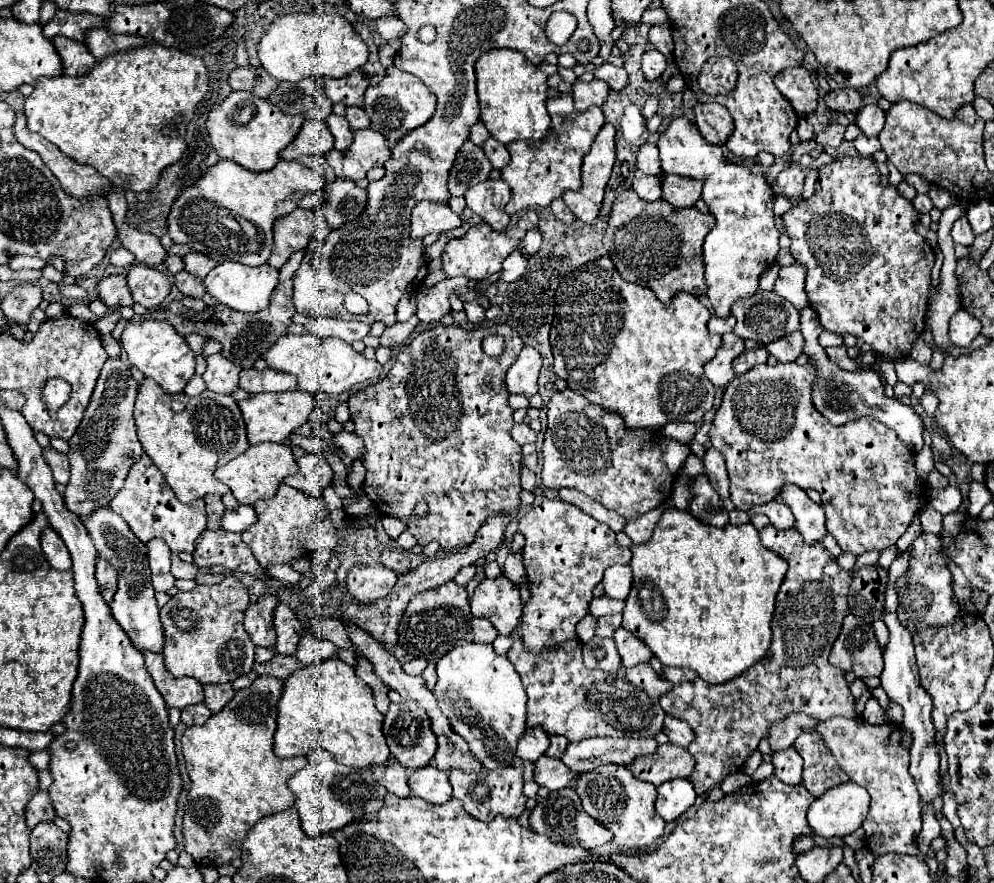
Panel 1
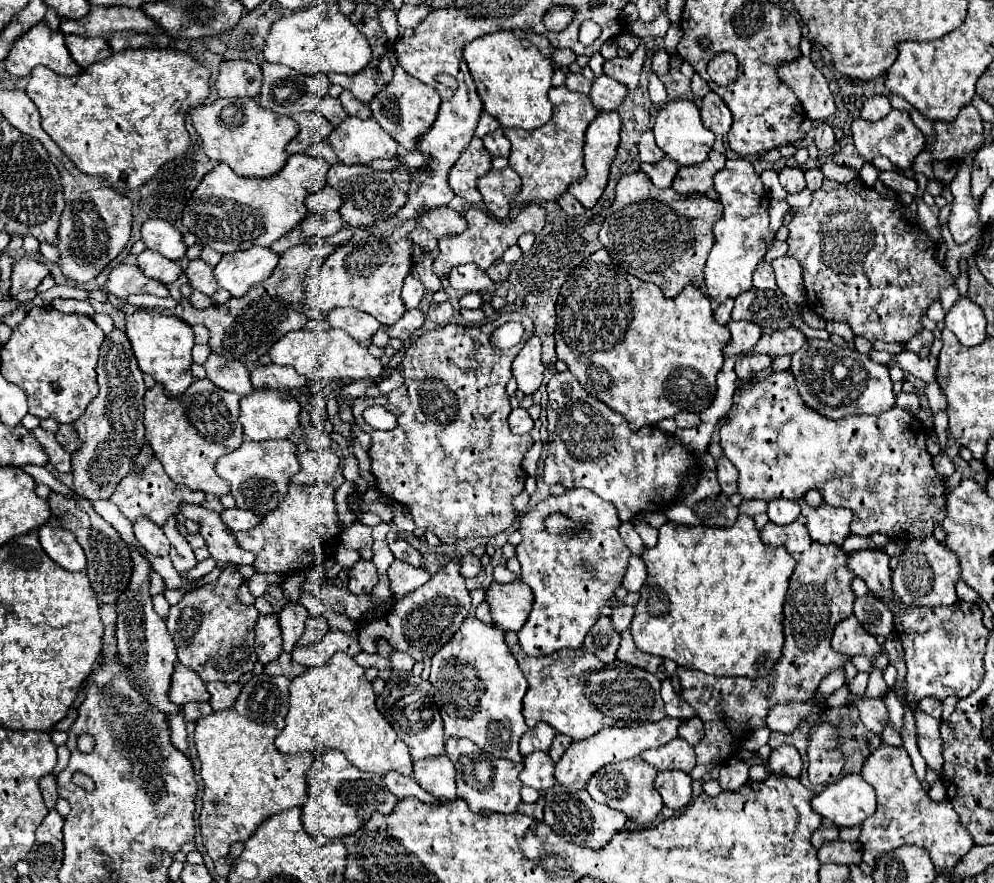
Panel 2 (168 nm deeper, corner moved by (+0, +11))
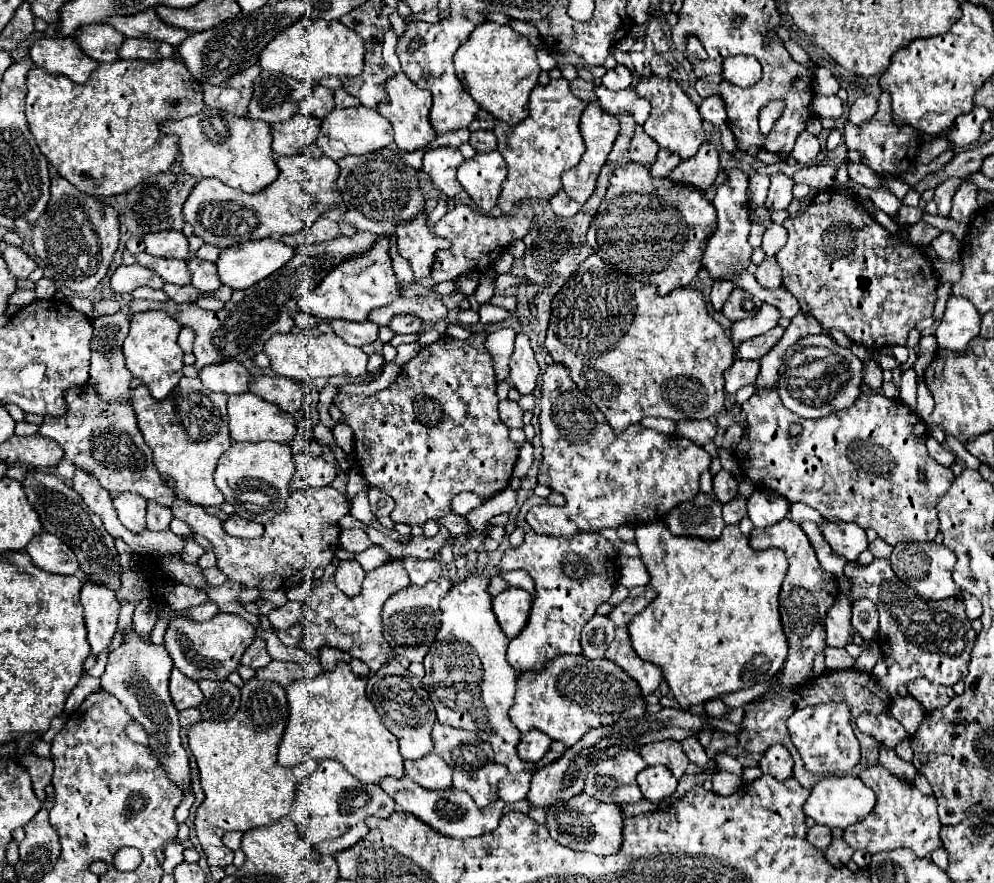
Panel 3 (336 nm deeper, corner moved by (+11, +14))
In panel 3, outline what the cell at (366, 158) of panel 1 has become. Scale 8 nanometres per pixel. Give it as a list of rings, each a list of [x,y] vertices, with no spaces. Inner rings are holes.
[[[357,106],[357,108],[335,108],[329,116],[321,120],[321,132],[317,136],[317,146],[325,156],[333,160],[341,160],[347,154],[369,154],[375,150],[383,150],[393,142],[393,128],[377,110]]]

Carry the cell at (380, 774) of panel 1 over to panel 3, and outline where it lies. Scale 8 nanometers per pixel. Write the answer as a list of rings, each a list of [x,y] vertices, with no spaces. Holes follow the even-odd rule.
[[[407,776],[383,778],[379,786],[395,800],[397,810],[415,814],[423,822],[431,824],[437,832],[441,832],[445,836],[451,836],[451,838],[471,838],[471,836],[481,836],[485,832],[495,830],[497,824],[499,824],[499,818],[503,816],[503,808],[505,808],[505,802],[497,800],[497,802],[493,802],[493,806],[487,806],[485,810],[479,810],[475,806],[475,802],[469,798],[469,794],[457,792],[453,788],[425,790],[419,784],[415,784],[413,780],[409,780]]]

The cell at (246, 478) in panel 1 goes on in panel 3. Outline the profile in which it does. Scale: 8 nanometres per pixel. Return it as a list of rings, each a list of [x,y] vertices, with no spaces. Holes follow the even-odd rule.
[[[233,442],[225,450],[215,468],[215,484],[223,490],[225,500],[235,506],[235,512],[251,522],[267,524],[277,512],[285,508],[285,500],[293,492],[289,488],[295,472],[289,444],[279,442]]]

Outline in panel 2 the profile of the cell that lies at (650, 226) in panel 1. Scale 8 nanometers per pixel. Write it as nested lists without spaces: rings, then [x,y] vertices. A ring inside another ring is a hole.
[[[642,171],[628,173],[620,177],[616,185],[616,197],[612,201],[610,211],[606,213],[606,219],[600,229],[600,243],[604,249],[610,253],[612,261],[626,269],[630,275],[654,283],[662,289],[664,297],[676,297],[686,285],[696,285],[700,287],[704,283],[702,269],[706,263],[706,257],[714,245],[714,233],[712,225],[722,217],[722,205],[720,201],[694,195],[694,197],[682,197],[674,189],[656,189],[652,181]]]

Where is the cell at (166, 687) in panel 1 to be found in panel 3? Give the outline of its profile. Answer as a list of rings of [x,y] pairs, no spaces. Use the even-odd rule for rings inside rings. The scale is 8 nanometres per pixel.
[[[177,668],[171,672],[171,682],[169,682],[169,692],[173,698],[173,704],[177,710],[185,710],[191,706],[199,706],[203,700],[203,694],[191,678],[181,674]]]

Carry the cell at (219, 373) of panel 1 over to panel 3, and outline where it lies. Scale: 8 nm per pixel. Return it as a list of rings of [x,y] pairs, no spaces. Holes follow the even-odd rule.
[[[223,362],[223,364],[209,364],[199,372],[199,378],[205,388],[213,392],[225,394],[241,394],[247,392],[247,384],[251,380],[249,370],[239,362]]]

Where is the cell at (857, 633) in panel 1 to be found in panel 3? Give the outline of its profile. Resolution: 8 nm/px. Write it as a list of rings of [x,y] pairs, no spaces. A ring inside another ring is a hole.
[[[841,594],[837,598],[837,602],[831,606],[831,610],[827,612],[825,618],[825,632],[827,632],[827,646],[835,646],[835,648],[843,648],[849,642],[853,642],[855,630],[851,626],[851,600]]]

